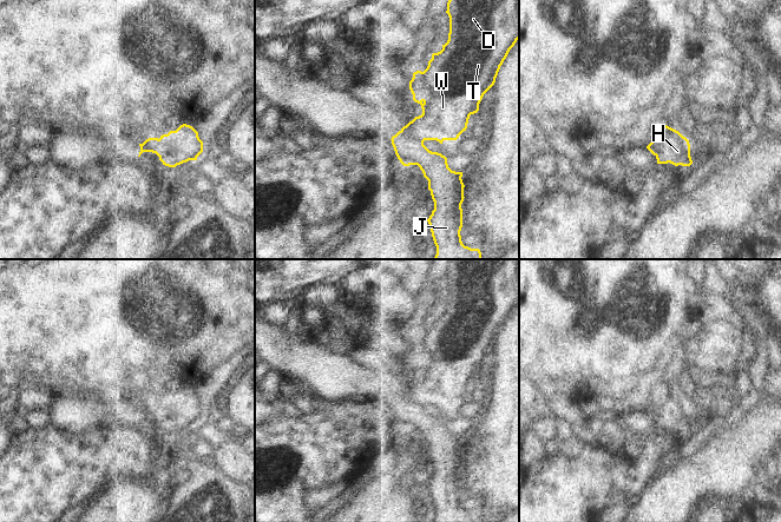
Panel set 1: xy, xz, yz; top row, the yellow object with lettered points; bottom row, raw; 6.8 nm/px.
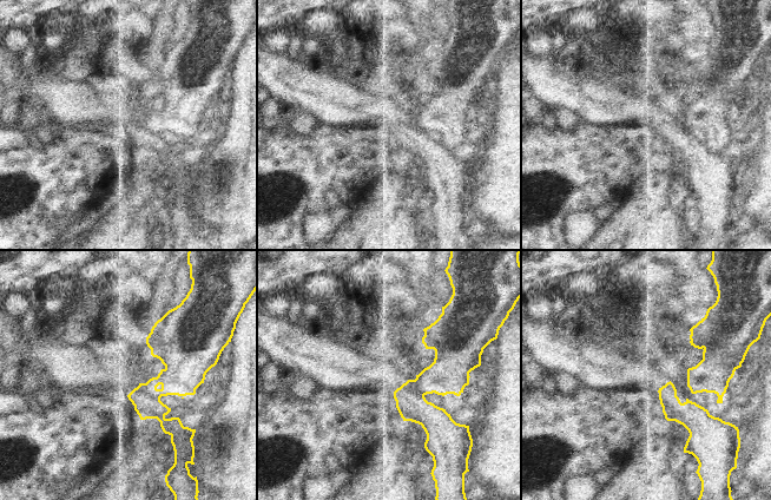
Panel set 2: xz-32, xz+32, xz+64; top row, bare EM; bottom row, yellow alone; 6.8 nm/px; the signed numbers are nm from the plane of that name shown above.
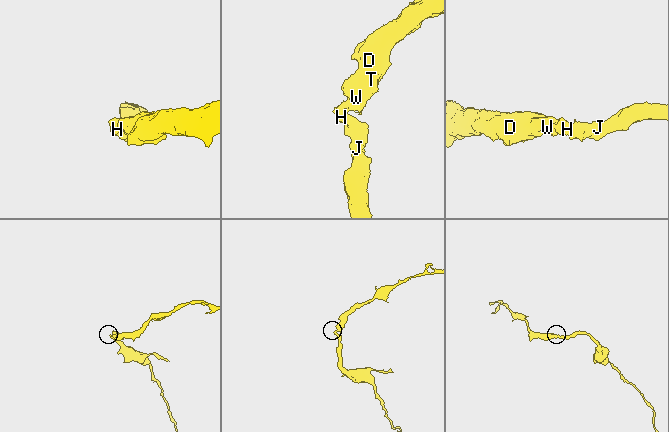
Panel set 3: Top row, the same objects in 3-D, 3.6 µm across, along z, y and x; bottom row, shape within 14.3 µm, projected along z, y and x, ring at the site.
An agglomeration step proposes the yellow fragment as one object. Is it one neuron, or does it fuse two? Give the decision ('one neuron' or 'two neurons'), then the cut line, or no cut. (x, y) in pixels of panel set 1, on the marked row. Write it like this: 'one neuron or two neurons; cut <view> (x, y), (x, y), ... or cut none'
two neurons; cut xz (406, 125), (412, 134), (422, 141)

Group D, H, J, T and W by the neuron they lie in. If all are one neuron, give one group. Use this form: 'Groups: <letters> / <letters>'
Groups: D T W / H J.

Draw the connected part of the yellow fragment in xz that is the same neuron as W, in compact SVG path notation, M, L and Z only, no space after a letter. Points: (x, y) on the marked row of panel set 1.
M448 0L446 13L449 16L448 40L442 49L432 54L427 68L413 73L409 90L413 100L421 105L422 114L406 126L414 139L457 140L466 131L471 114L479 111L484 94L494 85L495 78L510 49L519 39L519 0Z

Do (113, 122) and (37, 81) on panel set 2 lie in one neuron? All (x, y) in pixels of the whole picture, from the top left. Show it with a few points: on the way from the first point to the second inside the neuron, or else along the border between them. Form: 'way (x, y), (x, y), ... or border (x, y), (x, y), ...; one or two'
way (94, 114), (55, 93); one

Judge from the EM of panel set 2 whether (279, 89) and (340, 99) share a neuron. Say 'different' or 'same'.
same

